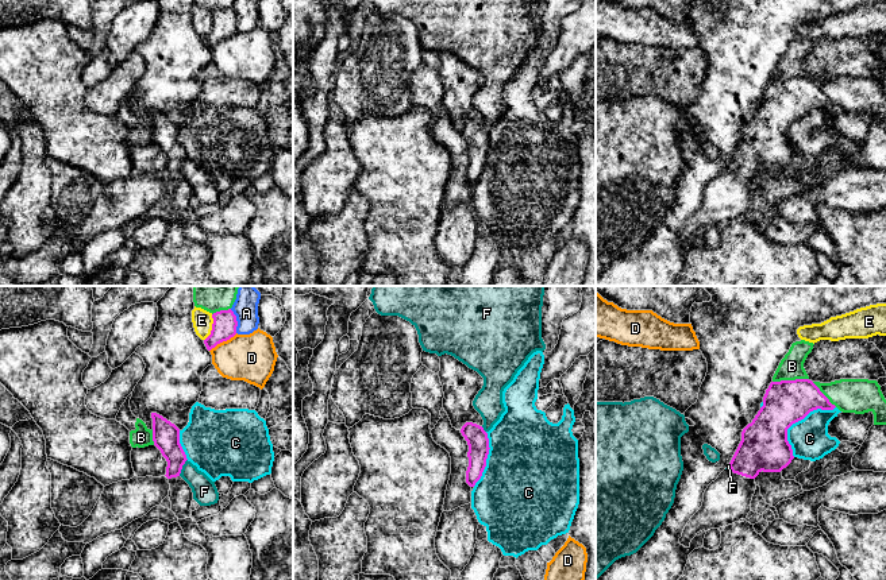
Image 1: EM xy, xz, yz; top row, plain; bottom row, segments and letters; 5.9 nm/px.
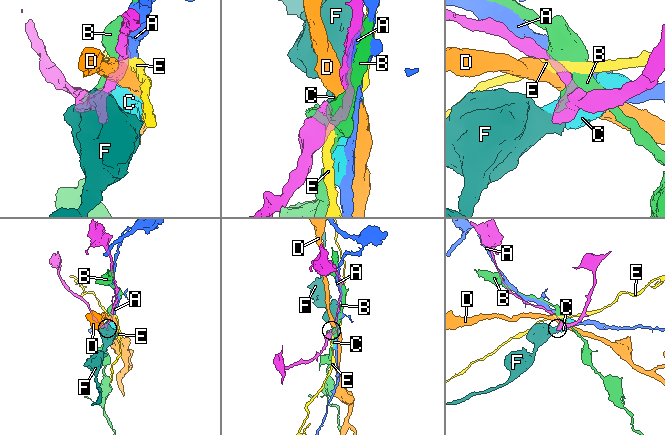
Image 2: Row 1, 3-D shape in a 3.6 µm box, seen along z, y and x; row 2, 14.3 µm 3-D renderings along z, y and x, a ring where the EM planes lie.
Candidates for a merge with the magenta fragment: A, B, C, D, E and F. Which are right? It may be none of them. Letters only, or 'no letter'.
no letter

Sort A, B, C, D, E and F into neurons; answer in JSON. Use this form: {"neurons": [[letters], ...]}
{"neurons": [["A"], ["B"], ["C"], ["D"], ["E"], ["F"]]}

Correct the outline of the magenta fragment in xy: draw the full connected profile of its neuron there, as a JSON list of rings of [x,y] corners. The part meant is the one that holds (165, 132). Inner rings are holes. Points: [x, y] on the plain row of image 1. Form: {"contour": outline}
{"contour": [[[157,111],[153,116],[153,139],[167,159],[166,175],[169,177],[169,196],[172,209],[178,217],[190,216],[193,190],[189,182],[180,174],[186,152],[180,142],[180,127]]]}

